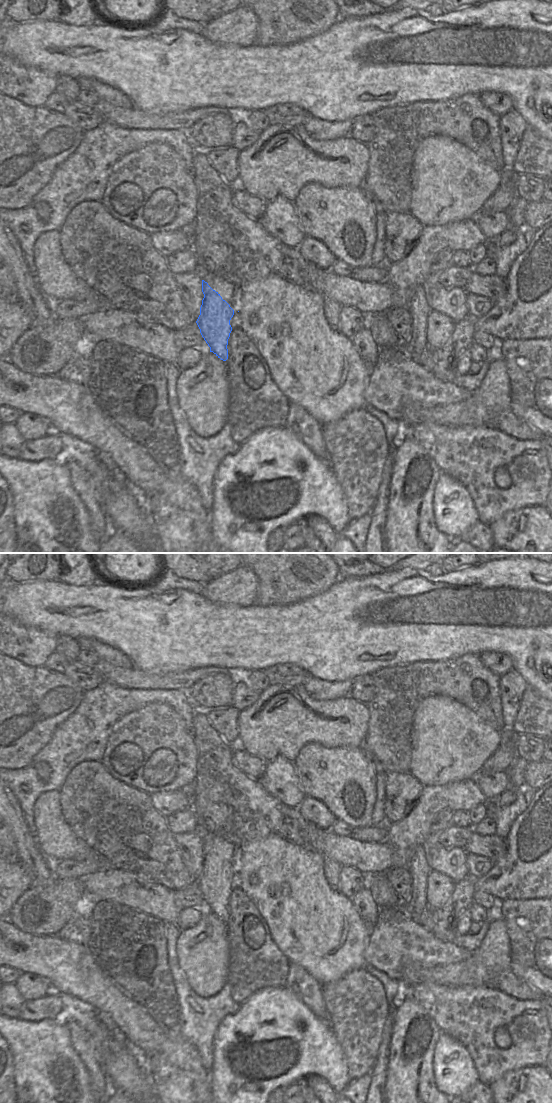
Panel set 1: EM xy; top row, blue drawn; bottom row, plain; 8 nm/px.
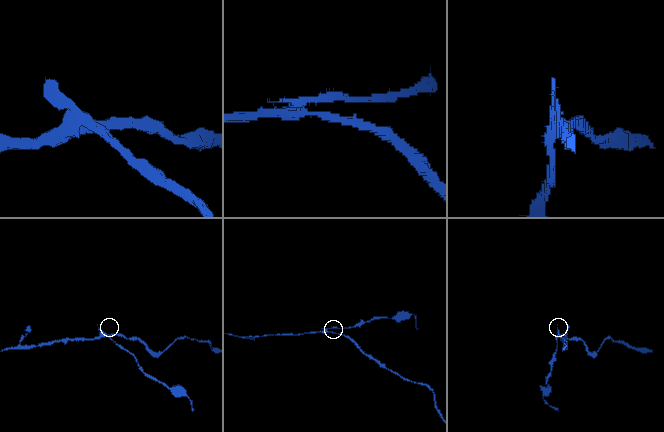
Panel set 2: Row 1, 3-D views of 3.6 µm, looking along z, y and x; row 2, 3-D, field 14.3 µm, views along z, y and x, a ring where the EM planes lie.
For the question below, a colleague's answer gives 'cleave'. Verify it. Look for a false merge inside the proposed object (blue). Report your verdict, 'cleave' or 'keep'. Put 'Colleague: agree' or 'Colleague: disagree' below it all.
cleave
Colleague: agree

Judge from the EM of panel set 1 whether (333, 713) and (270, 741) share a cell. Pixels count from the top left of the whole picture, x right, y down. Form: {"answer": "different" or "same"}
{"answer": "same"}

